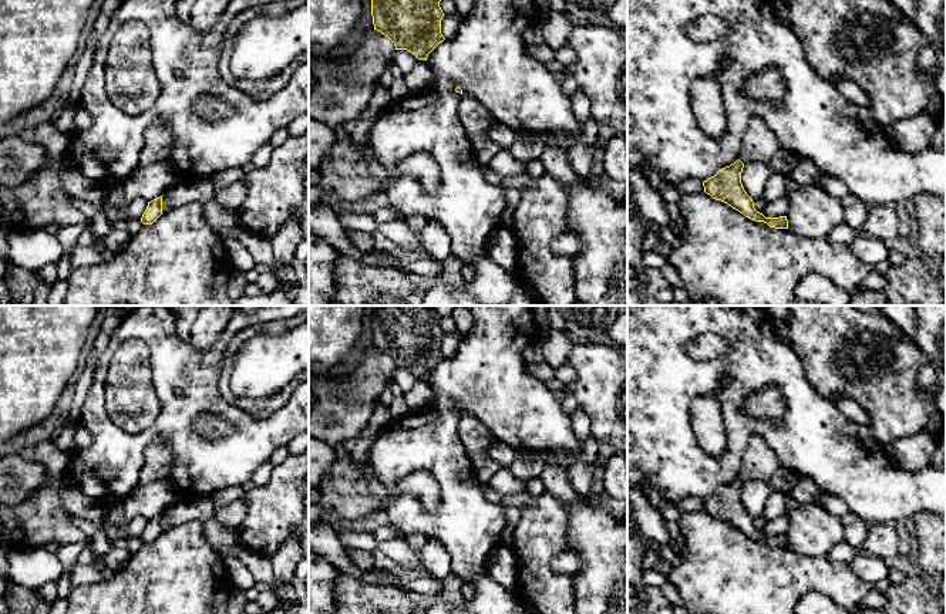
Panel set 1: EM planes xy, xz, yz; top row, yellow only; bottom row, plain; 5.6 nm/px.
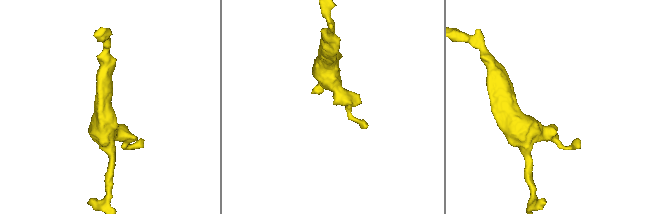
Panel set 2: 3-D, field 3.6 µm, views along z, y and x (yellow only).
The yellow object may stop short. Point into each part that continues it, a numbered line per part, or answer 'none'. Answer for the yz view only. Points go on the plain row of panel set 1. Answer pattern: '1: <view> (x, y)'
1: yz (760, 462)

